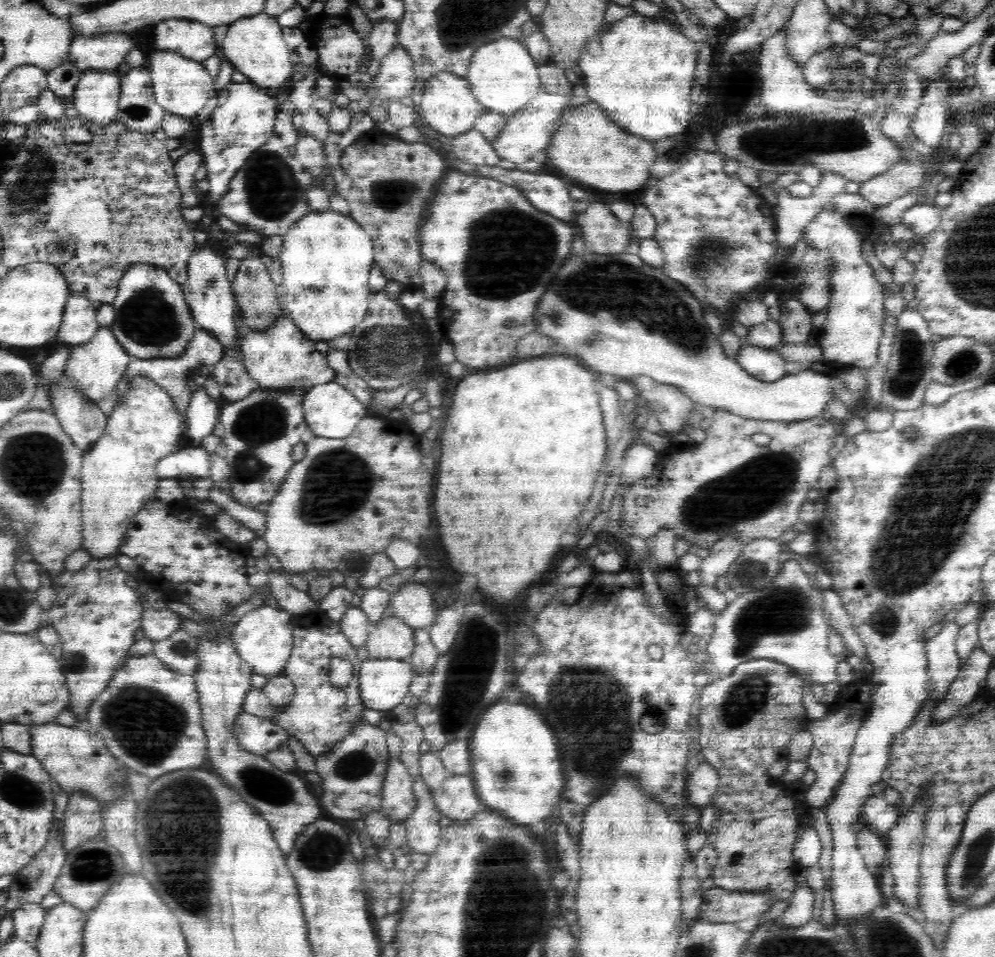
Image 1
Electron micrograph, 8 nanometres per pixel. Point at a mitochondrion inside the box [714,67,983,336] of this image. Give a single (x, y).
(785, 145)

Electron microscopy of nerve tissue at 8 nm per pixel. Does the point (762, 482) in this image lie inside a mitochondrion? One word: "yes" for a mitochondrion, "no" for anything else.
yes

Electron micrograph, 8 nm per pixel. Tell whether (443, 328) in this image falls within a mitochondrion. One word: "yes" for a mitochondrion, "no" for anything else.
no

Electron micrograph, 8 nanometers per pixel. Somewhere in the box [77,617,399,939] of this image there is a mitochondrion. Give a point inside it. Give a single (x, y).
(193, 823)

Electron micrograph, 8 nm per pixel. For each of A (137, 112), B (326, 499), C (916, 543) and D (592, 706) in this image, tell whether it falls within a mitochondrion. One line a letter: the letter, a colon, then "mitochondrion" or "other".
A: mitochondrion
B: mitochondrion
C: mitochondrion
D: mitochondrion

